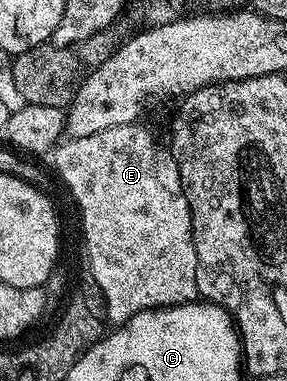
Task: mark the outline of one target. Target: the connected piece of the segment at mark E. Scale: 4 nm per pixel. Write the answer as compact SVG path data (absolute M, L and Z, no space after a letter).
M142 123L120 125L119 127L107 127L107 131L95 131L95 135L83 135L82 137L69 137L62 140L52 150L53 165L61 176L63 184L69 188L77 209L81 212L81 233L85 236L85 253L89 256L87 271L96 283L99 283L99 291L103 291L106 300L106 315L114 326L125 324L135 315L139 315L148 309L166 309L169 305L186 305L189 301L198 300L197 284L195 283L195 271L197 260L195 259L195 247L193 246L193 228L191 227L191 211L187 203L187 195L181 186L179 167L172 152L164 144L157 142L157 137Z

